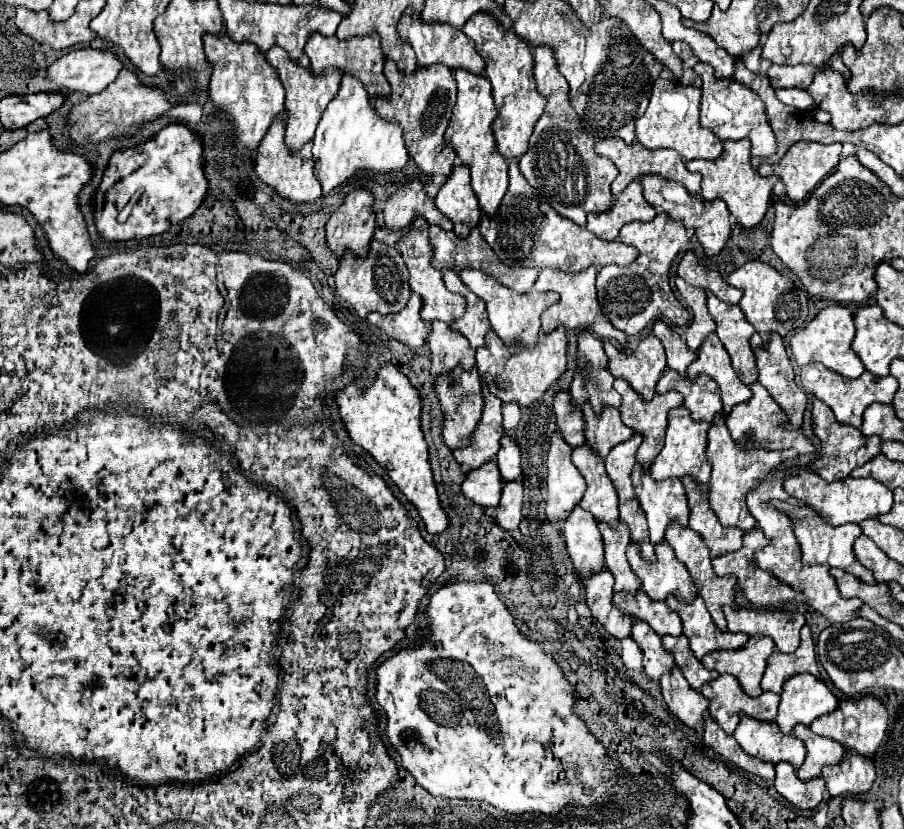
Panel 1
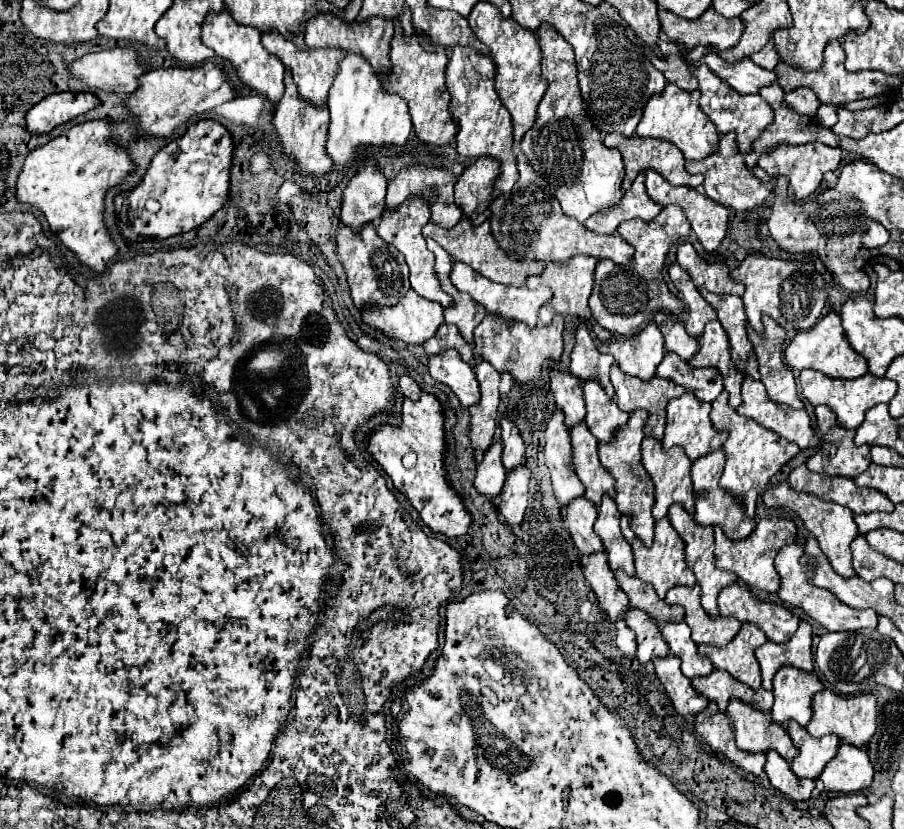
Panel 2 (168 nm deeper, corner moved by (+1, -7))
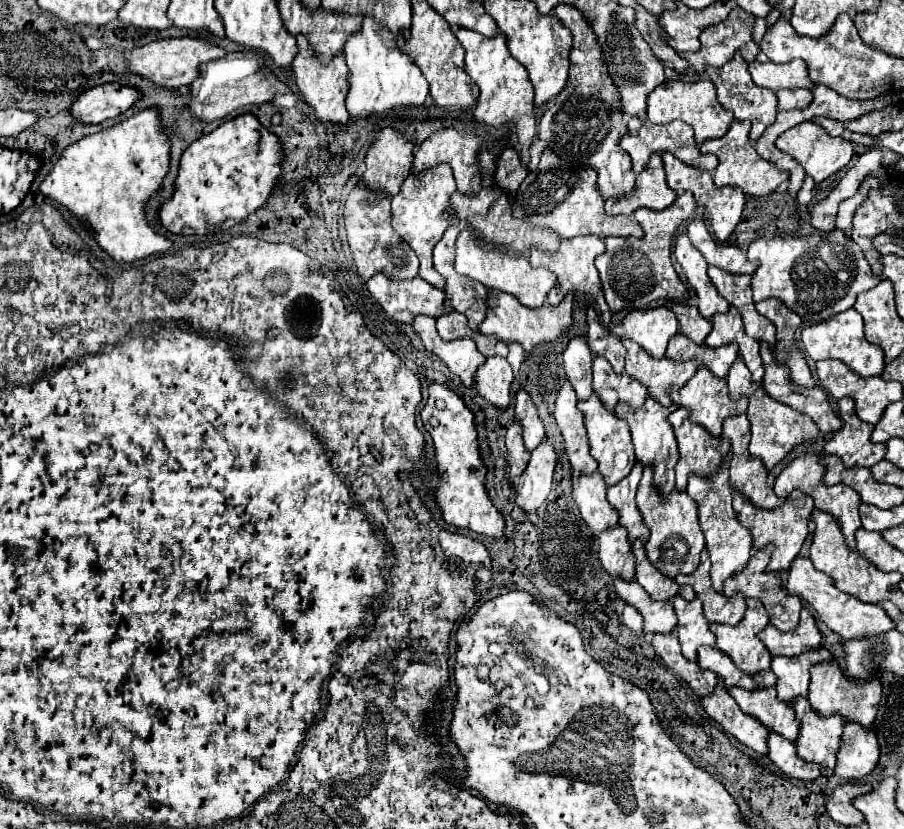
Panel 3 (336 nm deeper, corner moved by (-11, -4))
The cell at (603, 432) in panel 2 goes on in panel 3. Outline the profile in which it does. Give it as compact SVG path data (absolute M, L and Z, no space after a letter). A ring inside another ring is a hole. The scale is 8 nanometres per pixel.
M593 357L593 391L601 397L605 407L613 409L619 401L629 403L633 409L641 407L647 397L647 389L641 381L629 377L627 373L617 375L605 357Z

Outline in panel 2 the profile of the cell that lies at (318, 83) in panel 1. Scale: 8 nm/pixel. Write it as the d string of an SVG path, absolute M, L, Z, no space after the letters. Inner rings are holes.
M267 32L261 38L261 44L269 54L277 56L285 68L291 70L291 76L293 76L297 90L299 90L299 96L303 100L307 100L309 104L313 104L317 108L321 108L327 102L327 92L333 84L333 76L337 76L337 64L341 64L343 56L345 56L343 50L339 50L339 48L315 48L315 50L305 48L305 50L299 50L293 42L287 42L277 32Z

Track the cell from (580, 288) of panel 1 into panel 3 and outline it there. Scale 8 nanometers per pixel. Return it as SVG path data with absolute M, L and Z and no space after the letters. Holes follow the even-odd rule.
M573 237L569 241L561 241L559 249L555 253L547 253L539 247L529 249L529 261L533 267L547 267L557 275L557 285L549 291L547 301L551 305L557 305L569 291L585 291L585 293L597 293L597 285L601 291L601 281L599 281L599 273L595 269L595 257L605 253L605 243L601 237Z

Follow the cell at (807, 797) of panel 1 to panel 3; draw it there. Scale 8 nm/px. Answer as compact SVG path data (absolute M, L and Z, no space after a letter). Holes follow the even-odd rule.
M769 733L767 737L769 747L769 759L787 775L795 779L815 779L819 777L819 765L809 765L807 761L801 761L797 757L793 741L785 741L779 733Z

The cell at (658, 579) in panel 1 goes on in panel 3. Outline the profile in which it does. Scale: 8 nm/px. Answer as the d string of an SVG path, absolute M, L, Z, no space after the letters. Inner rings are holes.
M647 465L643 469L643 477L637 491L637 507L643 515L645 525L651 535L645 545L649 561L667 577L675 577L679 573L693 573L699 563L699 553L705 547L705 539L697 521L697 503L685 491L673 491L665 499L659 489L653 487L653 469Z

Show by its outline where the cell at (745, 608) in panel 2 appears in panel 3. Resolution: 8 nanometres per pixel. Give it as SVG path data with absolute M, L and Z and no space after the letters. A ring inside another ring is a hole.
M767 545L767 547L761 549L761 551L753 551L753 553L751 553L751 559L749 559L749 565L743 569L743 573L737 573L737 577L729 577L729 581L725 581L723 593L729 595L729 597L731 597L733 593L741 593L743 597L755 597L755 599L759 599L759 601L765 605L771 623L773 623L779 631L789 631L789 629L793 629L793 627L799 623L801 599L799 599L797 595L789 595L789 593L783 589L779 573L769 573L769 571L767 571L771 553L773 553L773 545Z

